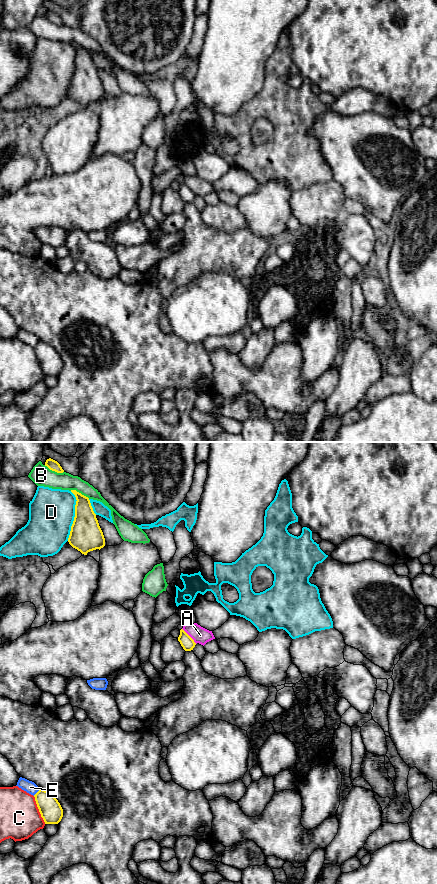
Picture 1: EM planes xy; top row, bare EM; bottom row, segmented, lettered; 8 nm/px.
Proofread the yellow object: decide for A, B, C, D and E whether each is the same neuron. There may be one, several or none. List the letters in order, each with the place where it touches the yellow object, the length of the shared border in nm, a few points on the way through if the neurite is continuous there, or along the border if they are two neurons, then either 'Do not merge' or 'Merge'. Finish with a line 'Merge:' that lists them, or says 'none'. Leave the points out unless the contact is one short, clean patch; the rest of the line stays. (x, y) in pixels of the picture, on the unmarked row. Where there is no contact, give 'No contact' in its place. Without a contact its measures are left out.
A: Touches yellow at xy (189, 188). Shared border 170 nm. Do not merge
B: Touches yellow at xy (54, 22). Shared border 170 nm. Do not merge
C: Touches yellow at xy (39, 362). Shared border 240 nm. Do not merge
D: Touches yellow at xy (75, 68). Shared border 400 nm. Do not merge
E: Touches yellow at xy (37, 344). Shared border 80 nm. Do not merge
Merge: none

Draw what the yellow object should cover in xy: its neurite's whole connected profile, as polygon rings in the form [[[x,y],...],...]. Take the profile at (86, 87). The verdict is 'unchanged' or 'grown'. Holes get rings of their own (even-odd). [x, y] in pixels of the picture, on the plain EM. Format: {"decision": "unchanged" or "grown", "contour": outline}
{"decision": "unchanged", "contour": [[[71,42],[76,49],[75,69],[68,90],[69,96],[87,107],[105,98],[105,90],[88,49]]]}

